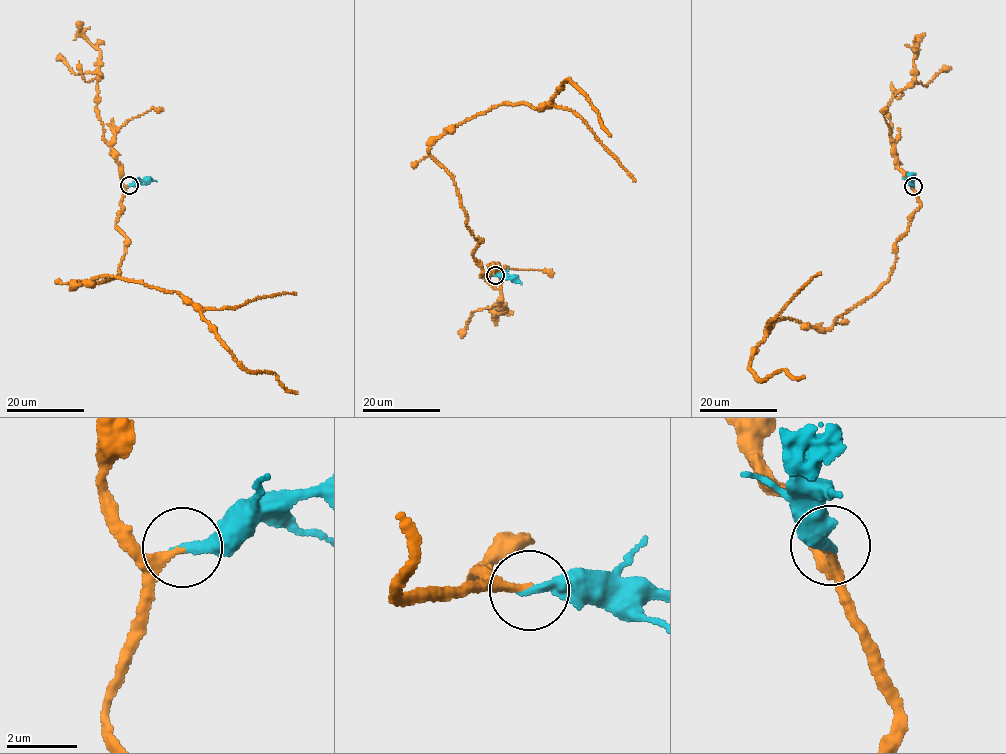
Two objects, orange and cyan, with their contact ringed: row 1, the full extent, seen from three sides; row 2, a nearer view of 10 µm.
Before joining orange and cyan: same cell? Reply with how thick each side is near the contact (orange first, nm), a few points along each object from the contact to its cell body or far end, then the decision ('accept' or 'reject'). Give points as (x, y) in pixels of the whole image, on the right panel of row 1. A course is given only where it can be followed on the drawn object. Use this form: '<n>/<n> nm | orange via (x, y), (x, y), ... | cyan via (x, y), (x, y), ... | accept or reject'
200/280 nm | orange via (912, 186), (920, 208), (886, 282), (826, 329), (767, 321), (749, 369), (762, 381), (784, 369), (804, 377) | cyan via (912, 186), (909, 176), (914, 172) | accept

